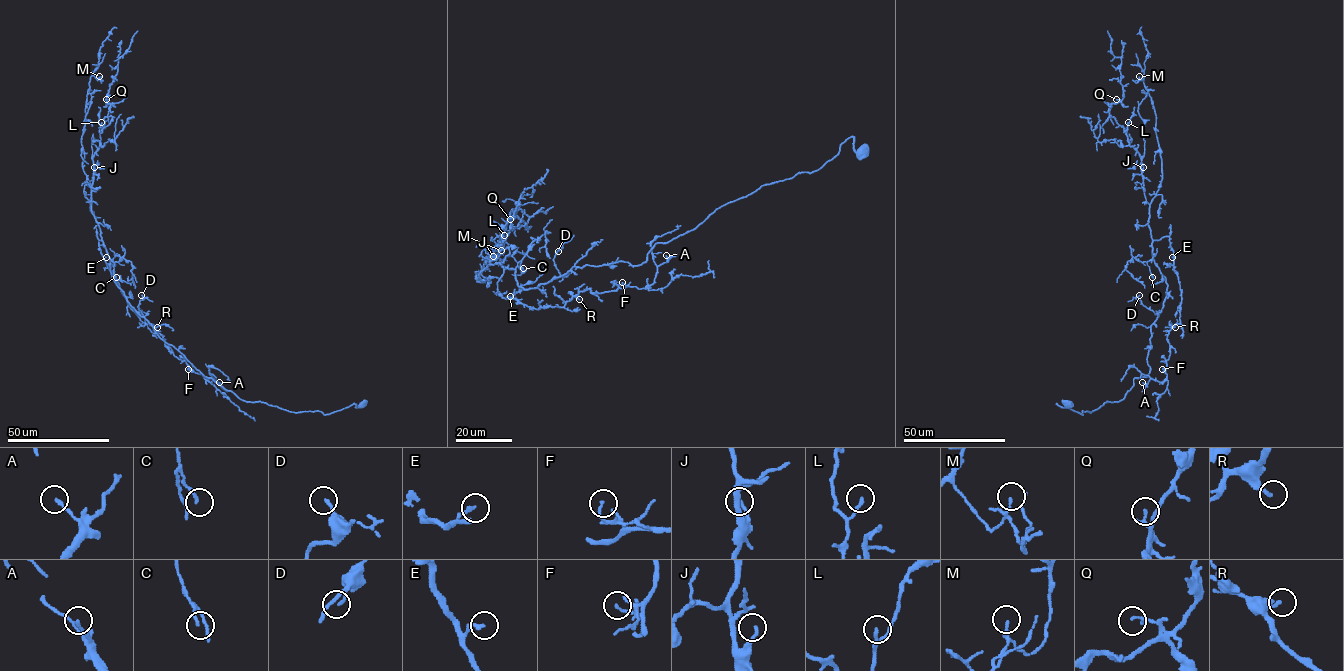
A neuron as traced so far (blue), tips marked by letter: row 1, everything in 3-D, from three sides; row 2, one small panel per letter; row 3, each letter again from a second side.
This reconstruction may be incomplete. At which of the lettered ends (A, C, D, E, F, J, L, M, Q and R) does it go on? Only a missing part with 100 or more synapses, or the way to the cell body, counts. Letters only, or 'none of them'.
none of them

